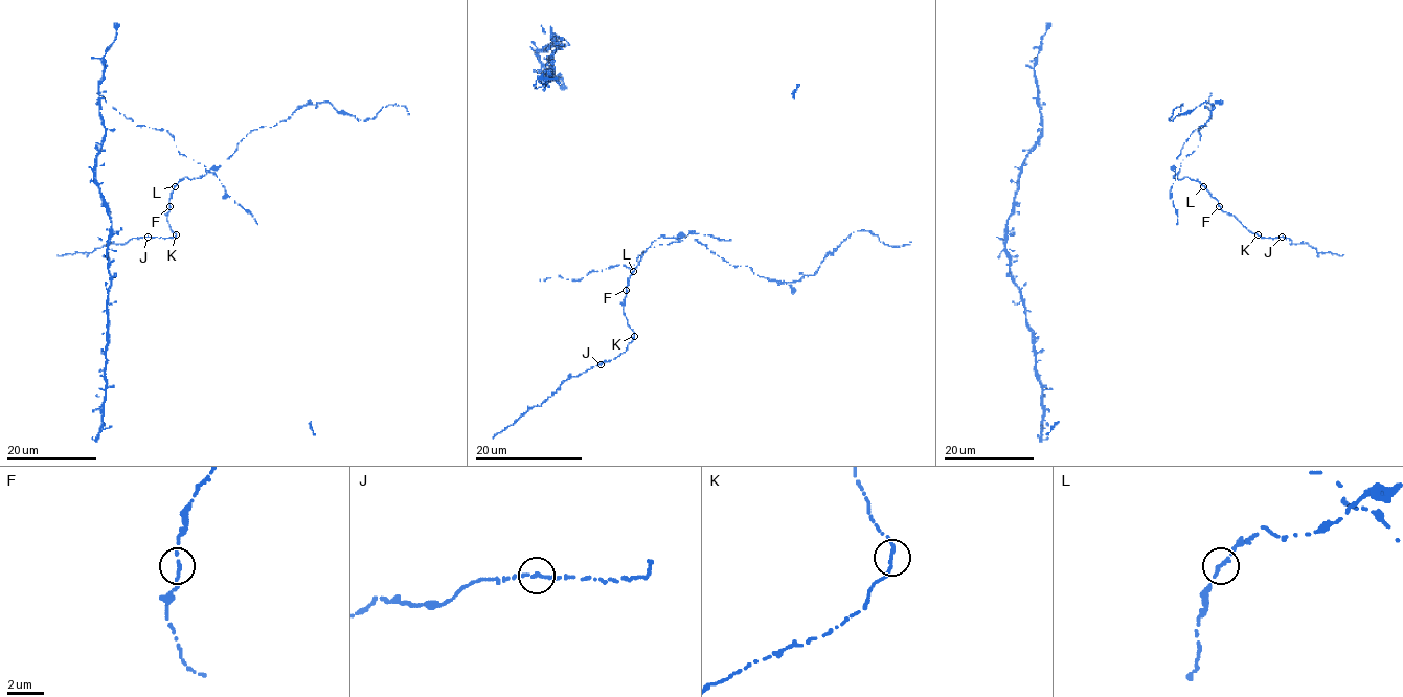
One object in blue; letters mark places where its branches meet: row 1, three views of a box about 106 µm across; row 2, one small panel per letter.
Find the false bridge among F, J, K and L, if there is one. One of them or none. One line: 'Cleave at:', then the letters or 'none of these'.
Cleave at: none of these

